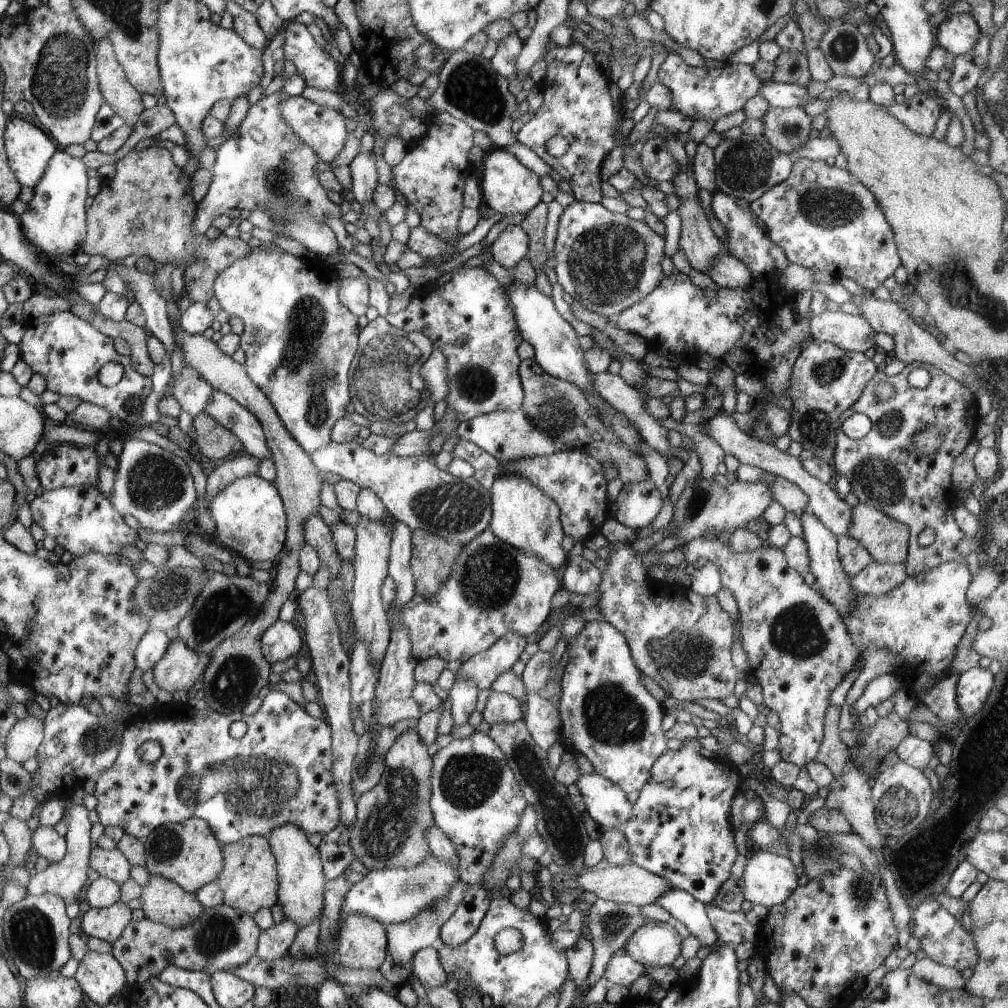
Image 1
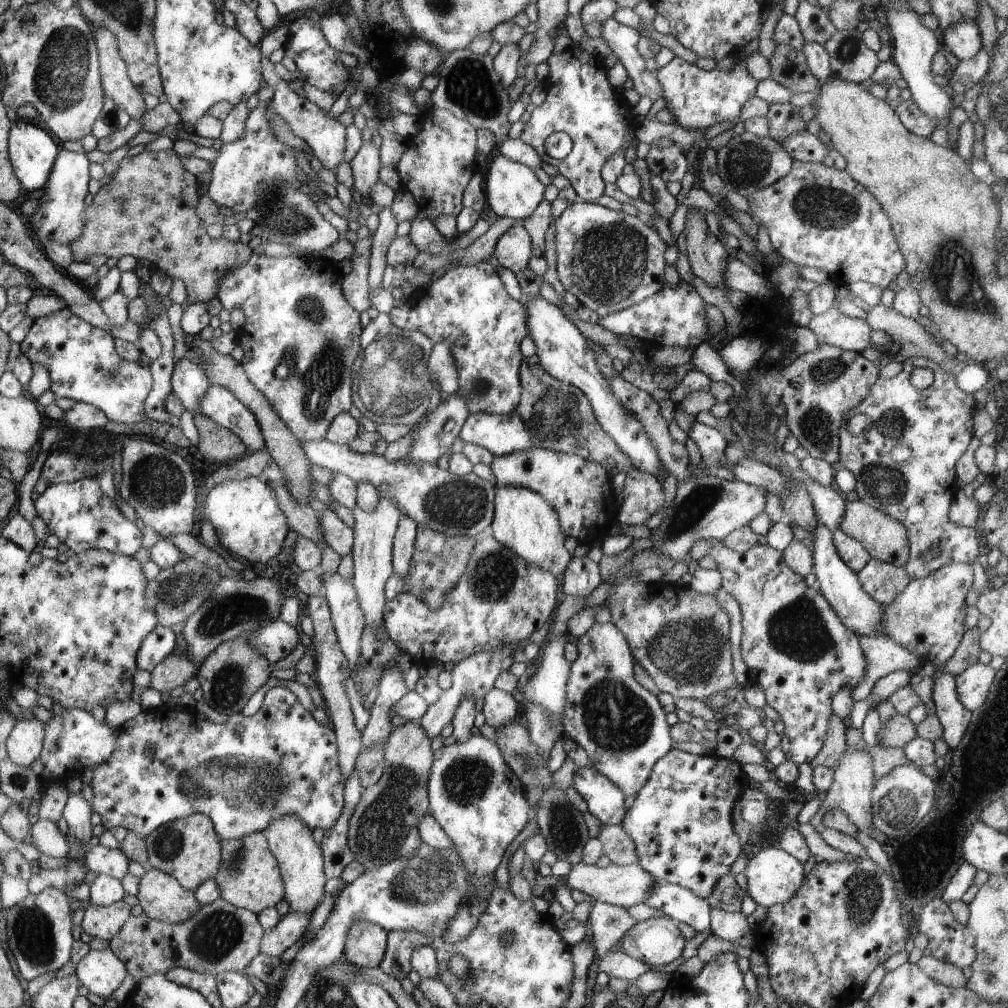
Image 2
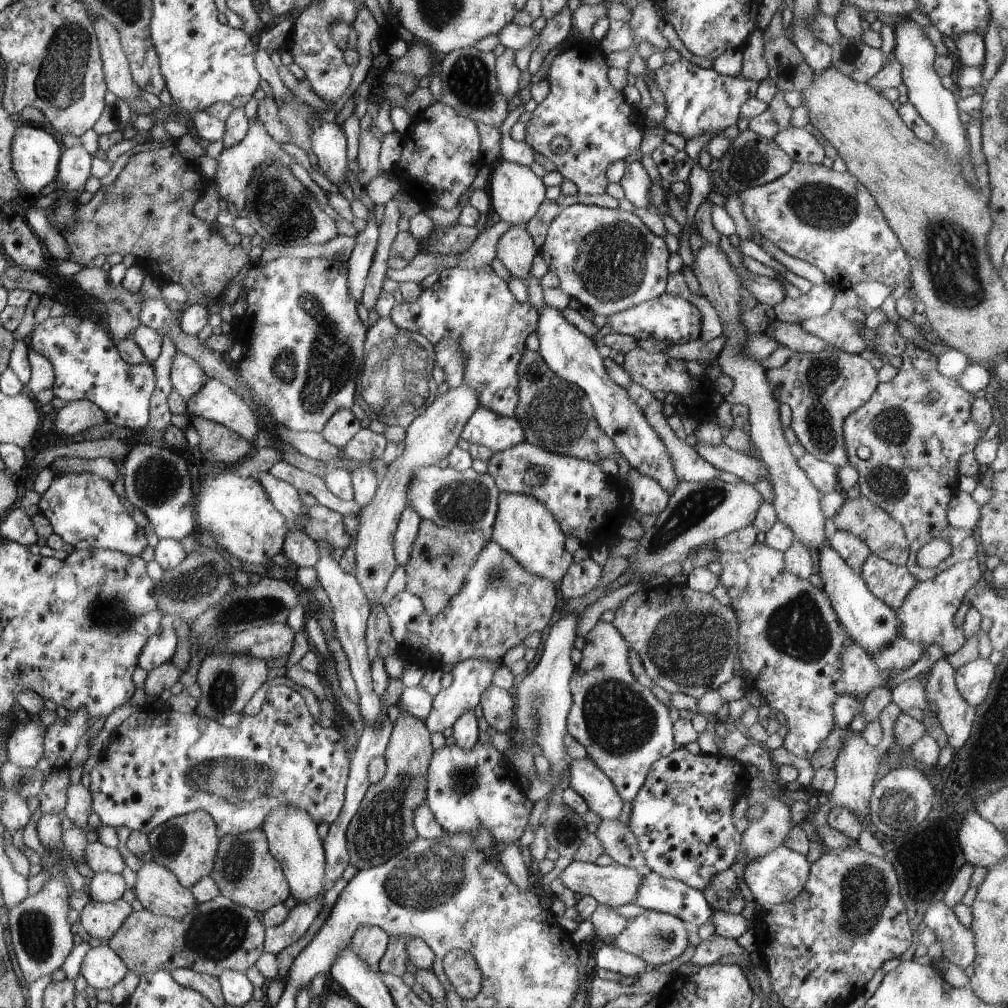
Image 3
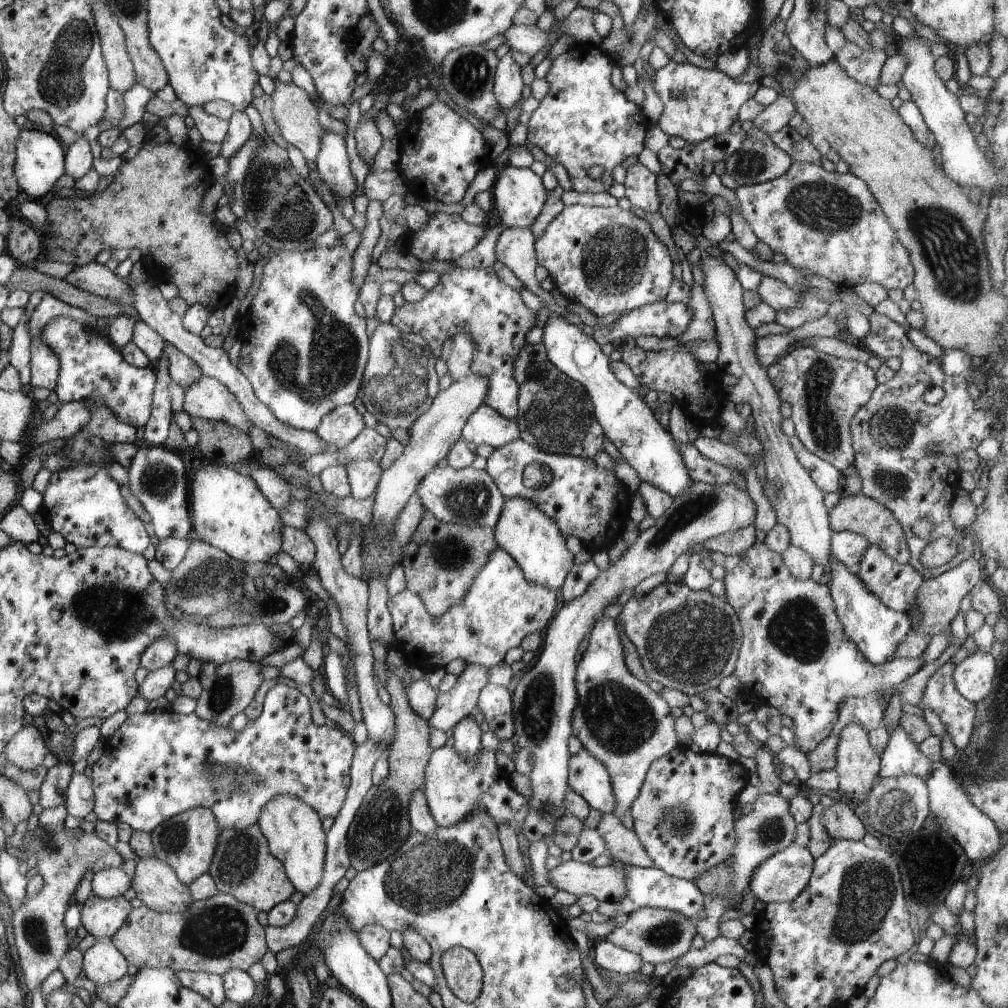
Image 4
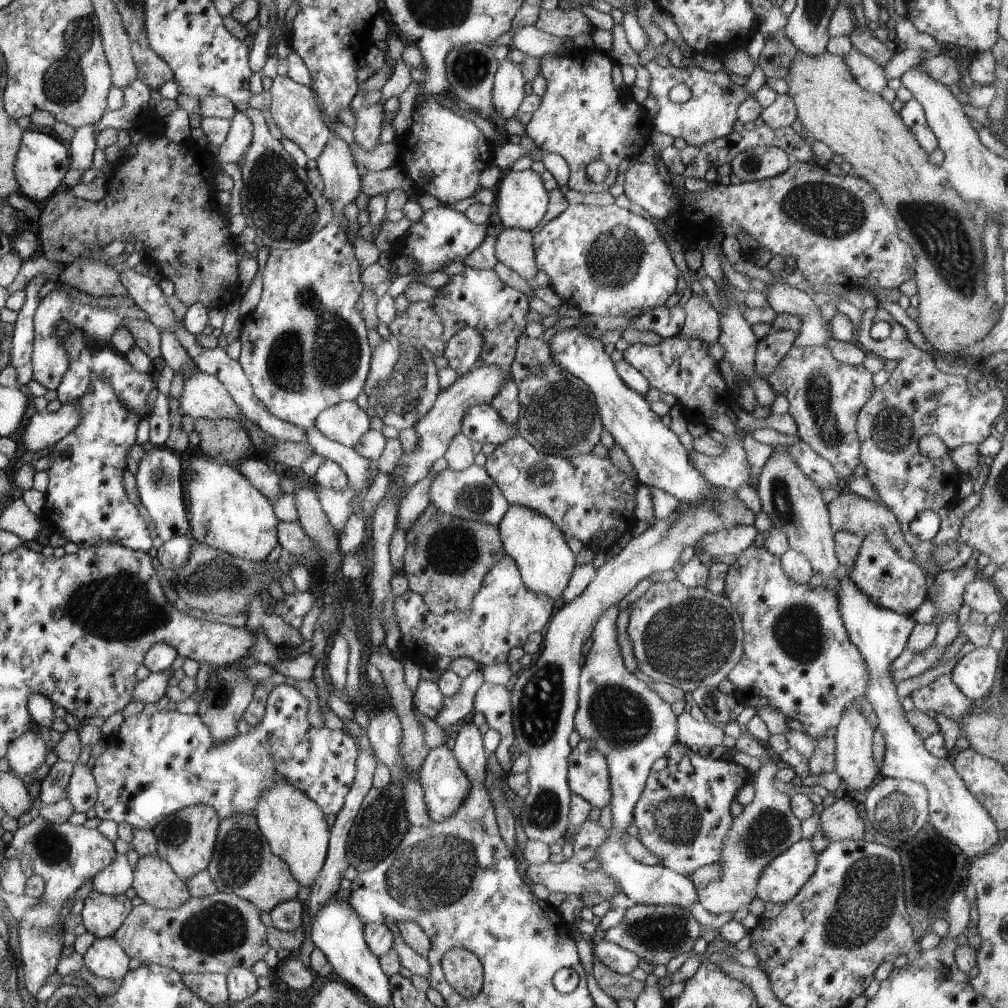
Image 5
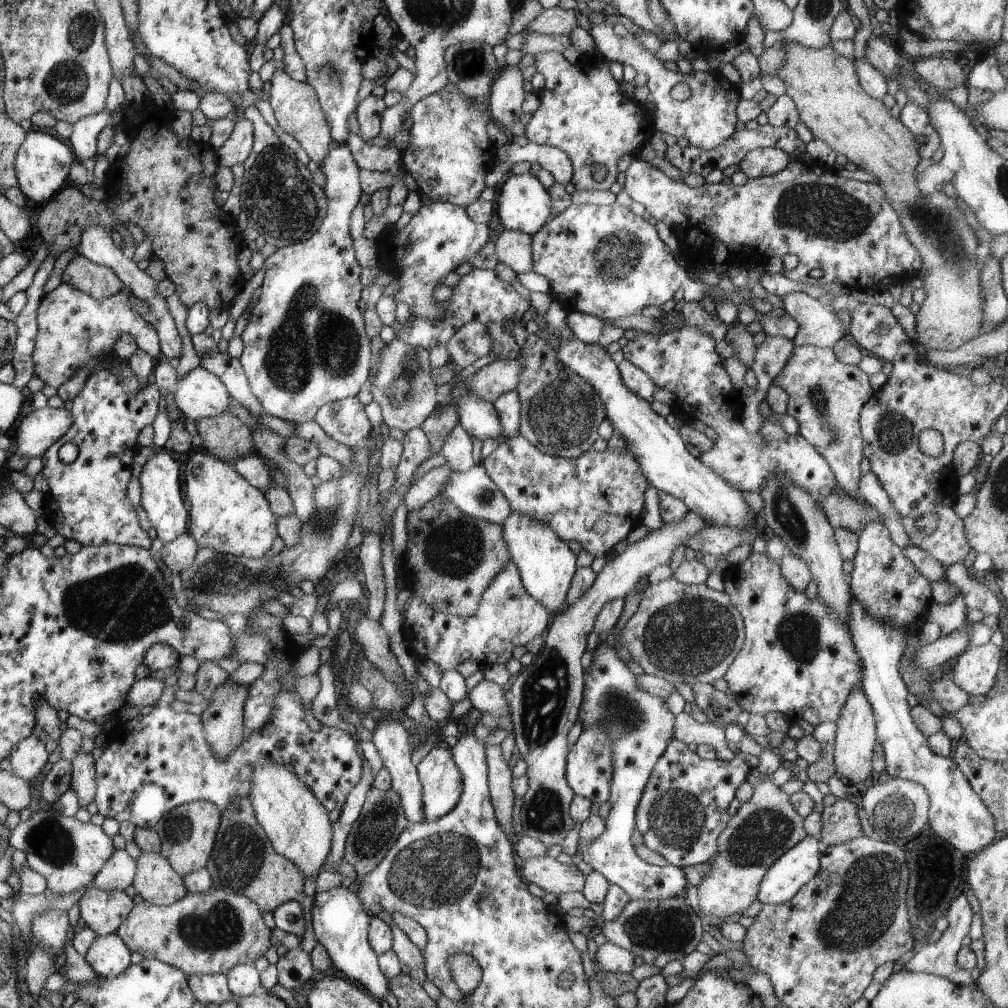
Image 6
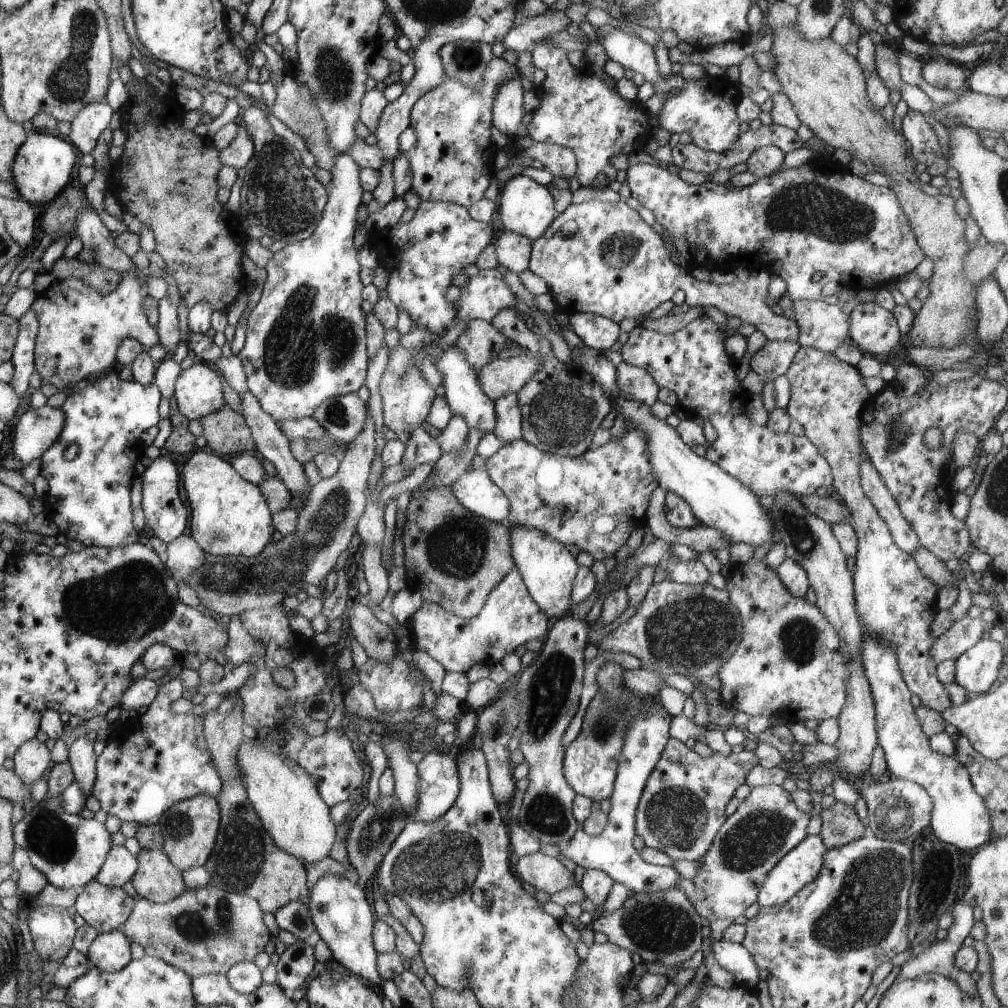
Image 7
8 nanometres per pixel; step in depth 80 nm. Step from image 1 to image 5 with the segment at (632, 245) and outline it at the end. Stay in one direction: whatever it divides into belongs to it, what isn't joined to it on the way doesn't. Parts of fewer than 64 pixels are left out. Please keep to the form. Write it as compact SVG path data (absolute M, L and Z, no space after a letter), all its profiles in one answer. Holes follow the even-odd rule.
M616 204L605 207L568 205L564 212L534 231L533 245L536 264L548 274L550 287L565 303L580 308L586 315L618 316L636 308L644 311L662 306L676 292L681 274L654 221L645 214L636 215Z

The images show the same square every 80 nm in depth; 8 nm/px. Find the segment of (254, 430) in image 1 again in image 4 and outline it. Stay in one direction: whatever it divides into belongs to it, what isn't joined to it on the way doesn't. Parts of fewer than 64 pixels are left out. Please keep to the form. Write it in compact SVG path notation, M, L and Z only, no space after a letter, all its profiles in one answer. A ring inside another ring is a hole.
M203 377L185 390L183 410L191 417L225 422L248 433L252 422L244 406L219 379Z

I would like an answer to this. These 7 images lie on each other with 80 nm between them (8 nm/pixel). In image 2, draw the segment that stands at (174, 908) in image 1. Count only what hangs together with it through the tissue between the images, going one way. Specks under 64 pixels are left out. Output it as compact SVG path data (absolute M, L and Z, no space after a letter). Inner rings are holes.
M150 869L139 881L139 904L150 918L175 925L194 917L202 908L195 891L189 891L172 875Z

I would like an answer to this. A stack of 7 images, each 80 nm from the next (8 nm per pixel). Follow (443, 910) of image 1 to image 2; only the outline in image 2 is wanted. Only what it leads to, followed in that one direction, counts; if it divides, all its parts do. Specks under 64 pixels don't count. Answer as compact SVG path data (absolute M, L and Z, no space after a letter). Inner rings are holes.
M395 930L387 932L387 945L379 967L396 980L404 980L411 971L411 958L416 947L431 943L432 937L420 931Z

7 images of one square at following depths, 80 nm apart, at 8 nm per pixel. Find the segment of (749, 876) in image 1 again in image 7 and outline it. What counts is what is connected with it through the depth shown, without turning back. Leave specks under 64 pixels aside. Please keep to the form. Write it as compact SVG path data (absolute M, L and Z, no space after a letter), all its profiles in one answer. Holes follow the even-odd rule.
M808 835L798 846L785 854L768 872L764 884L760 887L757 902L760 907L778 906L788 902L805 884L812 882L820 872L823 856L827 853L826 845L820 835Z

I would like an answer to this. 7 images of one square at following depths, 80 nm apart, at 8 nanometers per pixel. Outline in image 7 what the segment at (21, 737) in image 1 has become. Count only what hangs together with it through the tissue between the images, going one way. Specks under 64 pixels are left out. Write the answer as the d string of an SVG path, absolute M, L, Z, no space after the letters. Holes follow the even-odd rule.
M34 737L24 742L13 759L13 771L23 784L32 784L40 776L46 776L50 768L50 750Z

